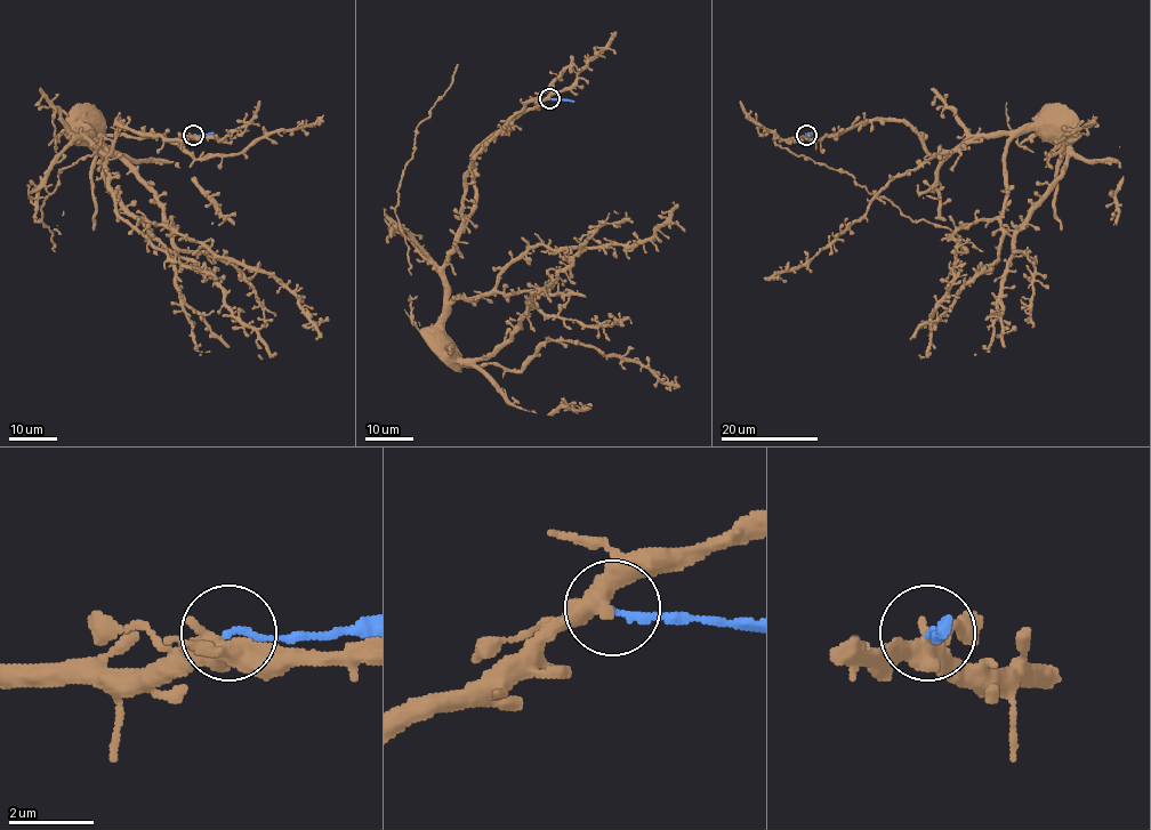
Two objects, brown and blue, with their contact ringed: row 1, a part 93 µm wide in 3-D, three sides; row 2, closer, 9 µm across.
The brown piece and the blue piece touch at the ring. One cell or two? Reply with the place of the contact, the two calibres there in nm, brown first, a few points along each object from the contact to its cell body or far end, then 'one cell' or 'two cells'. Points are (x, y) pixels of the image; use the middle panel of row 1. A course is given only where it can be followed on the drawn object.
place (549, 98); calibres 480 and 160 nm; course brown (548, 97), (493, 133), (474, 153), (475, 204), (461, 225), (456, 248), (444, 268), (444, 323), (435, 338); course blue (549, 97), (574, 102); two cells

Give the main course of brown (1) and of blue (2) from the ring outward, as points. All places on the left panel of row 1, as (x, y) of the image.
1: (192, 136), (162, 139), (137, 135), (118, 120), (114, 148), (104, 154), (88, 137), (88, 126), (79, 118)
2: (193, 135), (218, 137)

